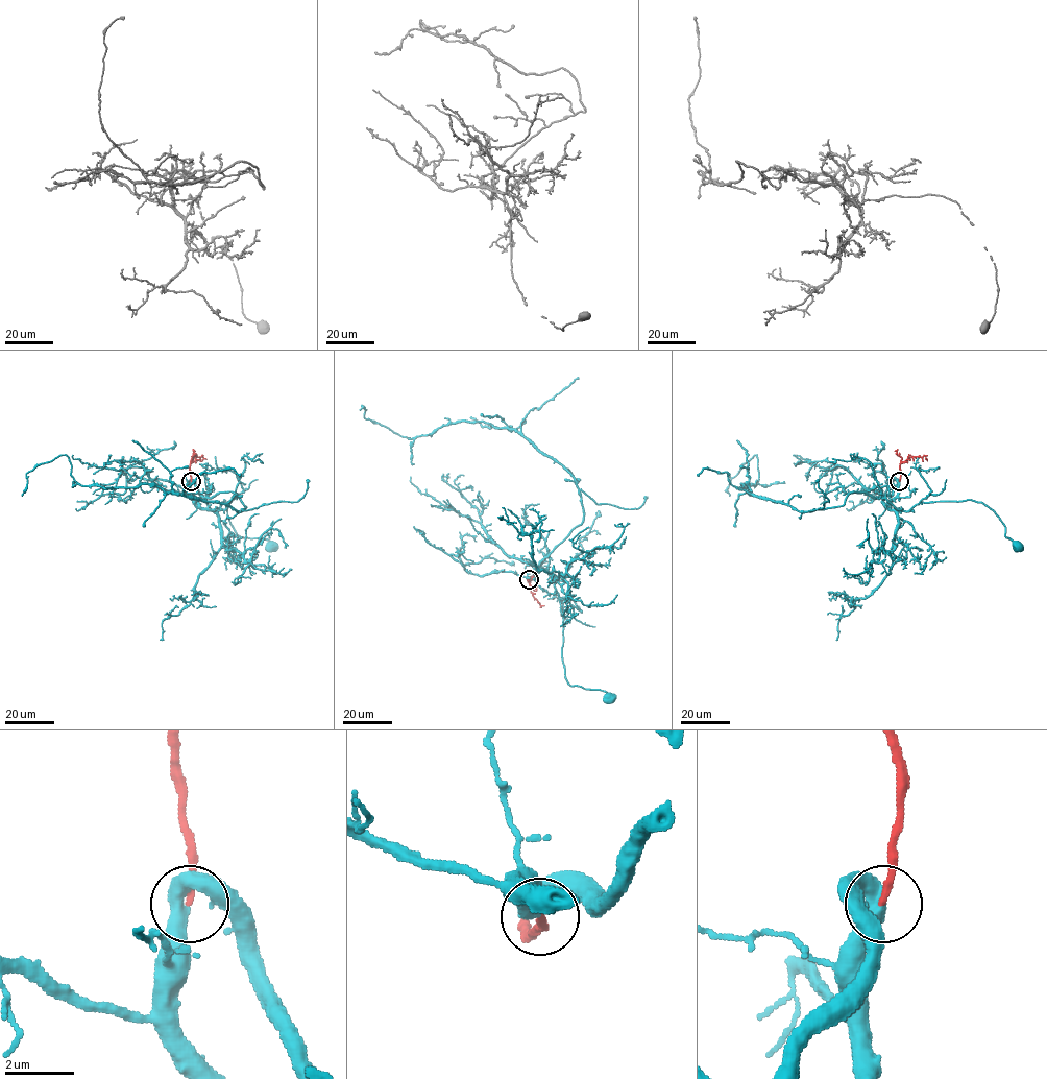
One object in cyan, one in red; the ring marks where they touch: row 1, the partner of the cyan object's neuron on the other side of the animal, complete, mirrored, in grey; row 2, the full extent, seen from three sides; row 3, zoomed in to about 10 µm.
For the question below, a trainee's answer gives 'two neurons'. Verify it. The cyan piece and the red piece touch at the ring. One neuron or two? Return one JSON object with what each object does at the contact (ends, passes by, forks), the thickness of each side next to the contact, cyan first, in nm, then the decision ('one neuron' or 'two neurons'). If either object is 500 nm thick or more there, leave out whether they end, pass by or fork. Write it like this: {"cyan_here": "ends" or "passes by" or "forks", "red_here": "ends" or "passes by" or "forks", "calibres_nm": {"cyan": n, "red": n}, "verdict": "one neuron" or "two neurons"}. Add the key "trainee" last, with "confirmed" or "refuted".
{"cyan_here": "passes by", "red_here": "ends", "calibres_nm": {"cyan": 400, "red": 190}, "verdict": "one neuron", "trainee": "refuted"}

